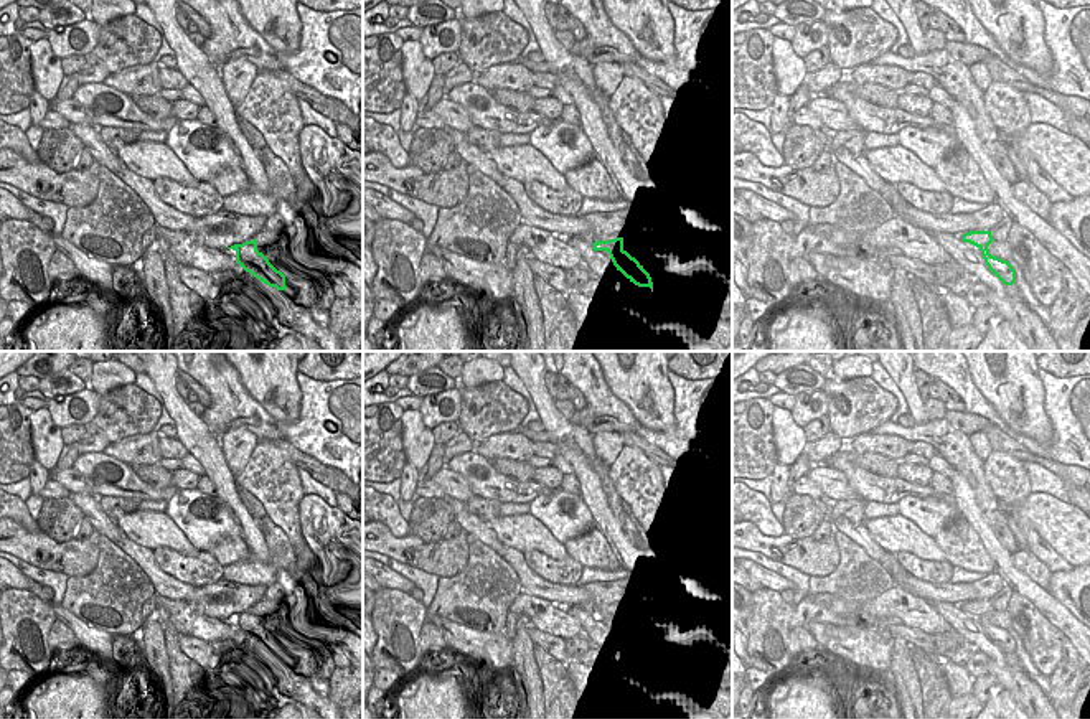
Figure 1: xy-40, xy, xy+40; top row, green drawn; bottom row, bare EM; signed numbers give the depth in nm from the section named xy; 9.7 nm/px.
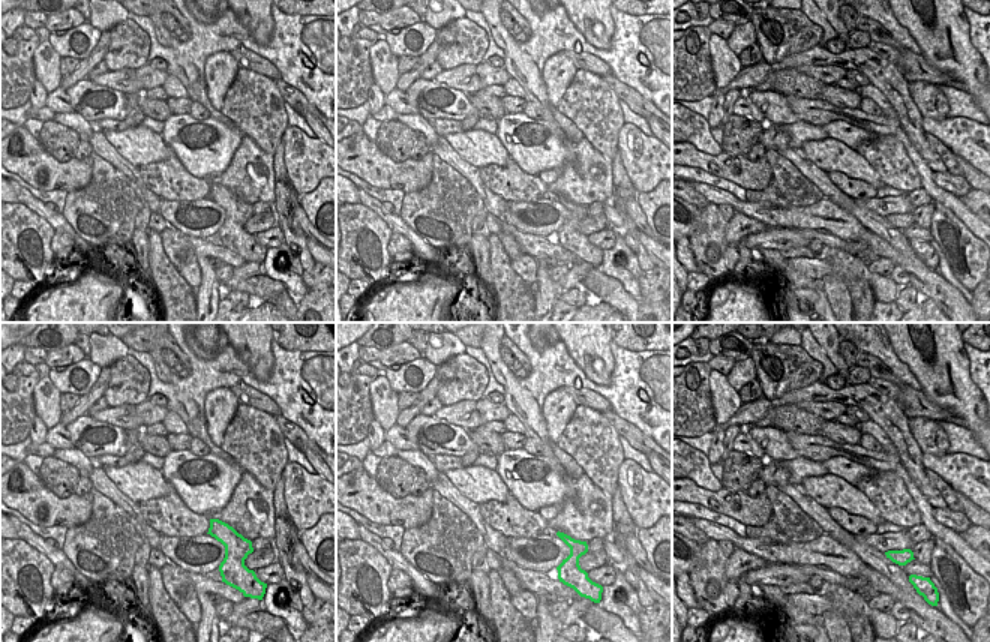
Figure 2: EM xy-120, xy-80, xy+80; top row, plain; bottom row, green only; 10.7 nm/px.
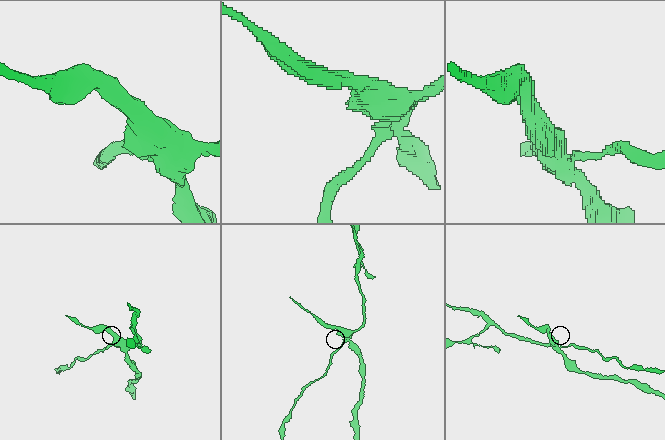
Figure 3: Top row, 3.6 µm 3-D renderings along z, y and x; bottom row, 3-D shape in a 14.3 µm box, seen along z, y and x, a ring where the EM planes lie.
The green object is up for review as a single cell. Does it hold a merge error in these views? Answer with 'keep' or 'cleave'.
cleave

